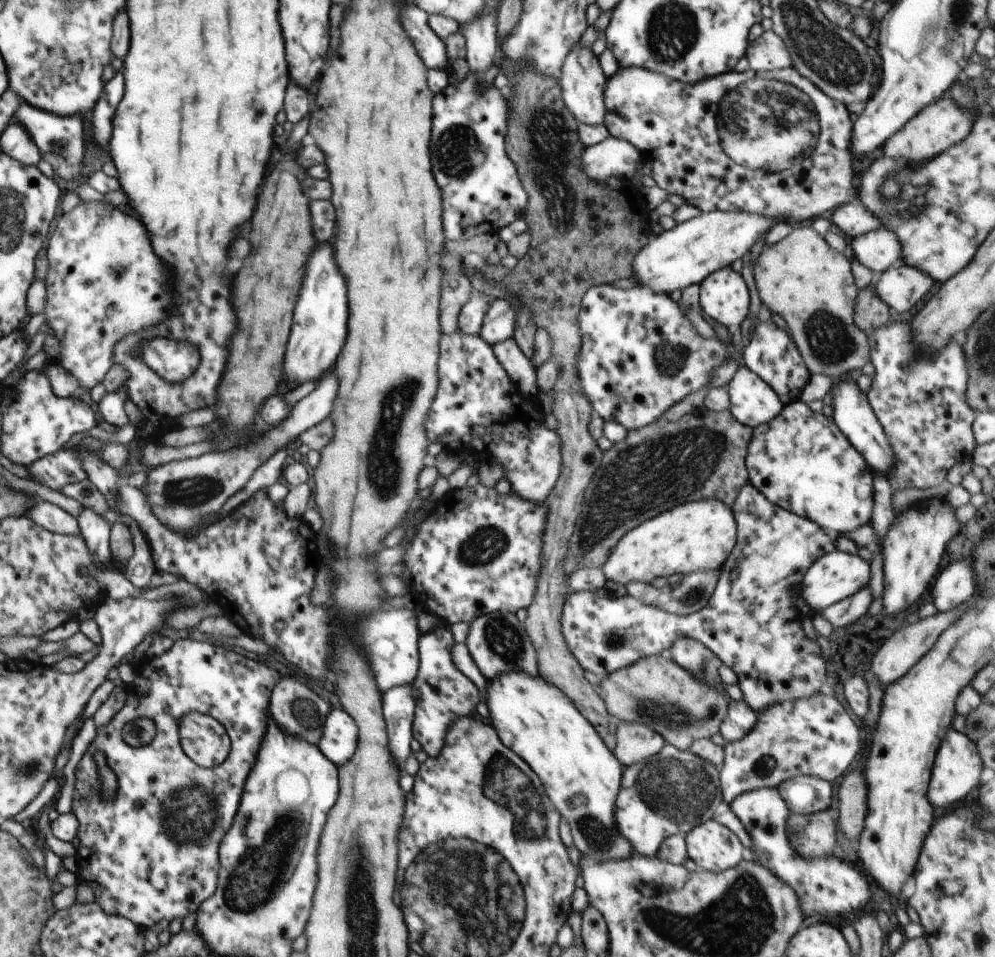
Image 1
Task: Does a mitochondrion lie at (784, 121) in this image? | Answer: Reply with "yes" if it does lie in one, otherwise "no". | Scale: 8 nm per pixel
yes

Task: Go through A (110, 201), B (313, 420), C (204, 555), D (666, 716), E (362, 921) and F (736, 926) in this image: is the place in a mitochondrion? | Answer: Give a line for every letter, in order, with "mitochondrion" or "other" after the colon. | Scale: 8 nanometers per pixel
A: other
B: other
C: other
D: mitochondrion
E: mitochondrion
F: mitochondrion

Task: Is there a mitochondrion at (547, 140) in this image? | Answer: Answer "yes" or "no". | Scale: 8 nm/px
yes

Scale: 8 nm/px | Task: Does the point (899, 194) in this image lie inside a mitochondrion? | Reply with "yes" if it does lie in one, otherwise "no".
yes

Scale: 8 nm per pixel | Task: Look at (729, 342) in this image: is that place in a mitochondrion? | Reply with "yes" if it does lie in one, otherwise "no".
no

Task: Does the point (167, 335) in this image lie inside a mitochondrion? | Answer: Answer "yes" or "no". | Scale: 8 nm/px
no

